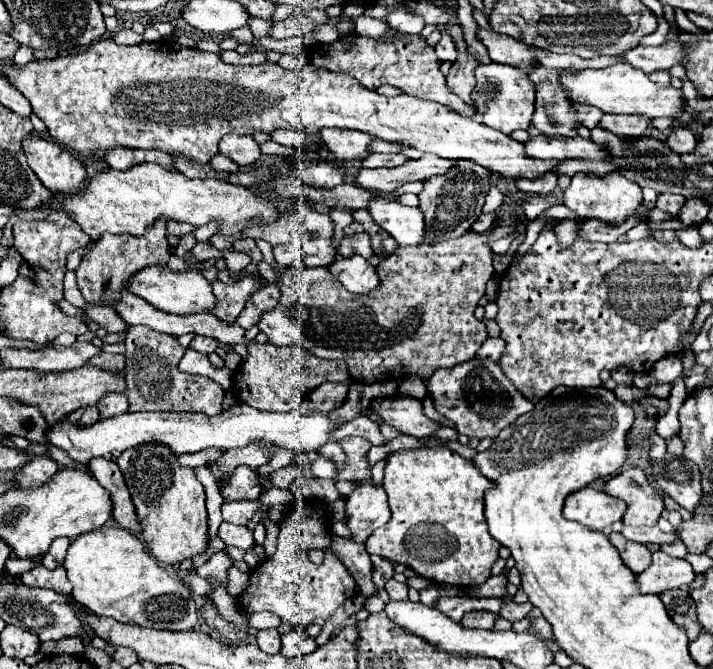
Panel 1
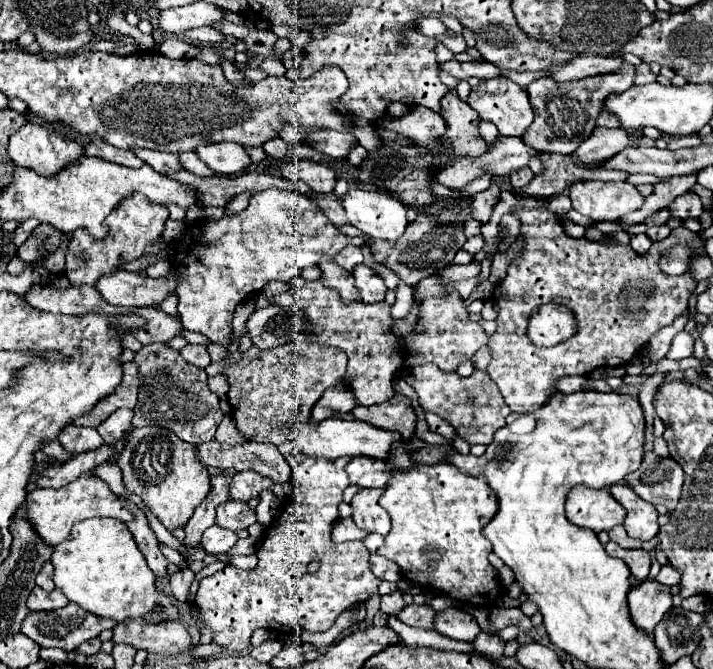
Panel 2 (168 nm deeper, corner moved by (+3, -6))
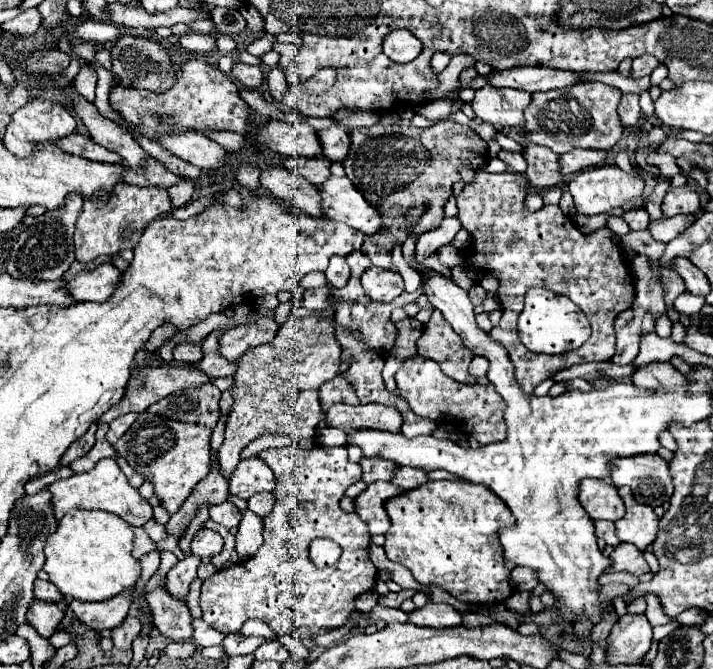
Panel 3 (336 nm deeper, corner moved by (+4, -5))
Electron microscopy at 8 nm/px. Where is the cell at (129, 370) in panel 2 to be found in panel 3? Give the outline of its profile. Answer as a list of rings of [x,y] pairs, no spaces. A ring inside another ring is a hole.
[[[160,365],[160,367],[140,367],[136,371],[132,371],[132,377],[128,381],[128,387],[126,387],[126,393],[124,397],[120,399],[120,403],[116,403],[116,407],[110,407],[110,411],[106,411],[98,423],[112,423],[116,417],[124,415],[124,413],[130,413],[130,411],[136,411],[136,413],[144,413],[148,405],[156,403],[158,399],[170,395],[170,393],[176,393],[180,389],[188,389],[188,387],[198,387],[206,381],[212,381],[208,375],[196,371],[196,369],[188,369],[188,367],[168,367],[168,365]]]

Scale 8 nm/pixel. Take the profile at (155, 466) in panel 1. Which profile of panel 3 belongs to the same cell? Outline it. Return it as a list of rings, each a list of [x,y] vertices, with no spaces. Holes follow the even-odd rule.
[[[142,413],[132,429],[120,437],[114,449],[136,473],[154,485],[160,505],[168,511],[168,515],[174,515],[188,495],[192,495],[196,483],[200,483],[200,479],[204,479],[210,471],[210,433],[210,429],[196,423],[178,423]]]

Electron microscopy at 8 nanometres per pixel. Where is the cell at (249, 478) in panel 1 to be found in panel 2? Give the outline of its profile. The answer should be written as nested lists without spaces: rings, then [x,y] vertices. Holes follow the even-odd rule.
[[[253,470],[237,472],[237,476],[233,476],[233,480],[229,484],[231,498],[243,500],[243,502],[247,502],[251,498],[257,498],[263,490],[271,490],[271,492],[275,492],[275,496],[279,500],[285,500],[291,492],[291,484],[289,482],[285,482],[285,484],[273,482],[273,480],[261,476],[259,472],[253,472]]]

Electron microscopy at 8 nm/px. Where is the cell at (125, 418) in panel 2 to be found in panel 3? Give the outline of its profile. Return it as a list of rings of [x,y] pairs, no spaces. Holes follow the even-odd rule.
[[[126,413],[126,415],[122,415],[122,417],[118,417],[118,419],[114,419],[112,423],[110,423],[110,429],[108,429],[108,433],[106,433],[106,439],[110,441],[110,443],[116,443],[126,431],[128,431],[128,427],[136,421],[136,413]]]

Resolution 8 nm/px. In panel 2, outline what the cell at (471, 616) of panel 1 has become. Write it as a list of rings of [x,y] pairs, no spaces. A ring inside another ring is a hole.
[[[447,608],[437,612],[433,628],[443,636],[449,636],[453,640],[465,640],[465,642],[473,642],[475,636],[481,632],[477,620],[459,608]]]

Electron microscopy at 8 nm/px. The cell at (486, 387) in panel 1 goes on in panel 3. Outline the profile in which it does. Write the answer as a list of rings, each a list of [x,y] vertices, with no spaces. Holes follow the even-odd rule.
[[[414,355],[408,357],[402,369],[396,373],[396,385],[400,395],[410,403],[410,409],[420,417],[450,423],[454,429],[474,437],[480,445],[502,441],[506,437],[504,399],[500,399],[500,393],[496,387],[492,387],[492,383],[458,383],[446,377],[432,359]]]

